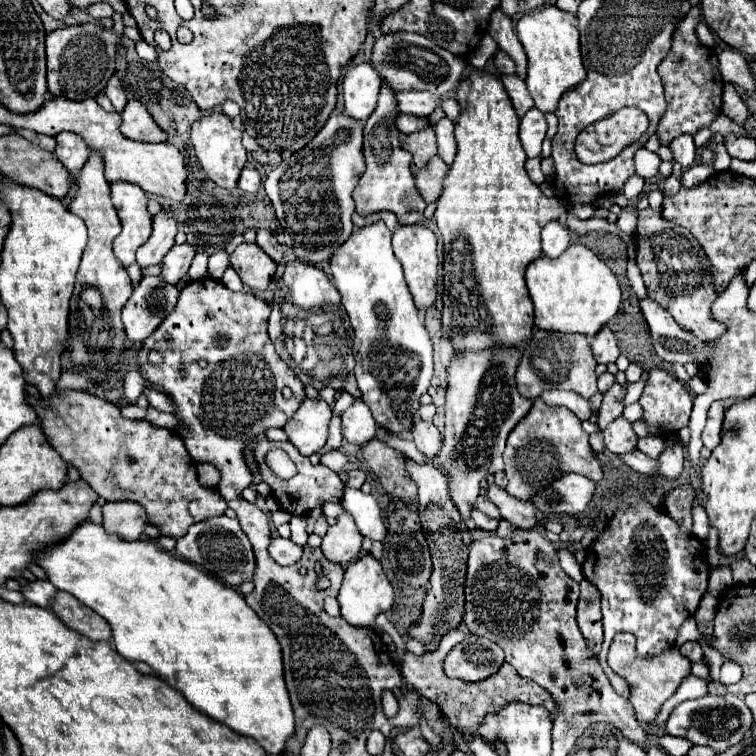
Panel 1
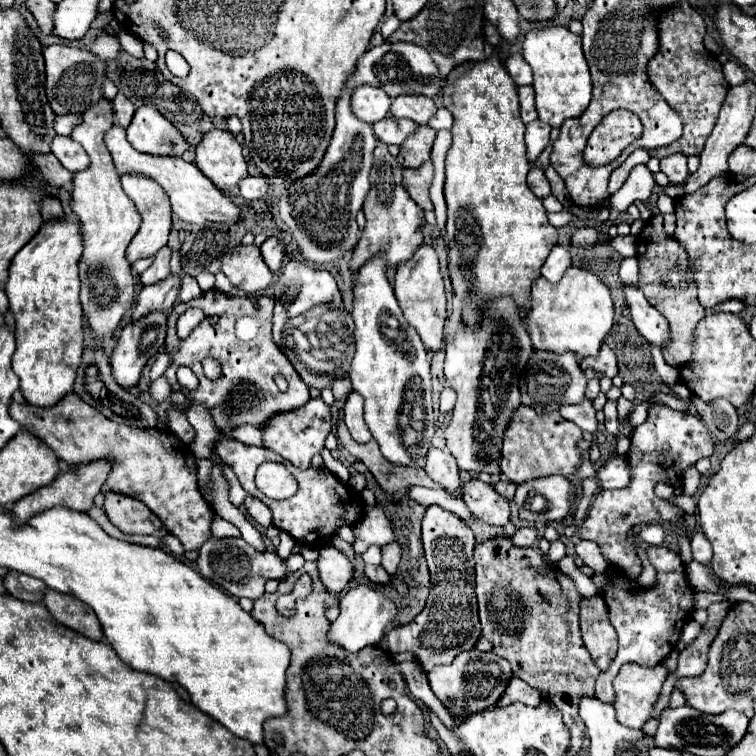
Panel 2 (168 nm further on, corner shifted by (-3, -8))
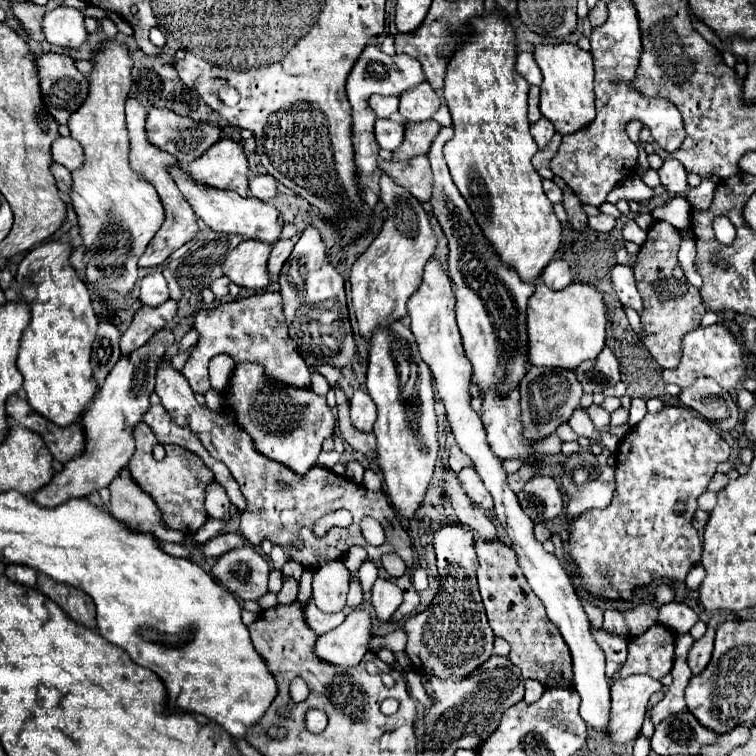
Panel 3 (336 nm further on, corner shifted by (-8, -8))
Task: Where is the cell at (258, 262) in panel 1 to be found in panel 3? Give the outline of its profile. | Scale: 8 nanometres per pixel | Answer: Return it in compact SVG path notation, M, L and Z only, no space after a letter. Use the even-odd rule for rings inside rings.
M243 240L231 250L223 262L223 274L241 288L263 290L269 286L267 258L271 244L259 240Z

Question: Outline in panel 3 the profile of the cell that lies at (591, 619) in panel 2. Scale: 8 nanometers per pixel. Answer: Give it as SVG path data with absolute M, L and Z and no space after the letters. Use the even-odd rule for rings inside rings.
M591 626L591 634L593 634L595 642L601 646L601 650L605 652L607 676L611 676L613 672L619 672L621 664L627 658L627 648L625 648L627 640L625 640L625 636L611 634L605 628L595 628L595 626Z

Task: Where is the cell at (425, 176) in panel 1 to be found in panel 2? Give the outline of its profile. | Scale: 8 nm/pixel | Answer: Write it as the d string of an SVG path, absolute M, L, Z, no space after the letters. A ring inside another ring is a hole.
M424 162L420 168L404 168L404 188L412 196L412 200L422 208L422 210L432 210L432 202L428 196L428 188L432 182L434 166L432 162Z

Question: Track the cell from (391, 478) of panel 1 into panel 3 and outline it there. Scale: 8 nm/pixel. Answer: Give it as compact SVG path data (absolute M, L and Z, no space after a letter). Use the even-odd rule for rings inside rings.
M335 388L335 394L337 394L337 408L339 408L337 424L339 424L339 430L341 430L343 440L345 440L353 450L357 450L357 452L361 452L361 454L365 454L365 456L373 456L373 454L375 454L375 448L377 448L375 436L373 436L373 434L359 432L357 428L351 428L347 396L345 396L343 390L339 390L339 388Z

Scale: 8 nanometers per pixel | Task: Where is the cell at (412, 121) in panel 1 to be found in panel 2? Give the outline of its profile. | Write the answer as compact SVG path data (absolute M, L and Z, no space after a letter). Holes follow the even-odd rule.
M388 116L388 118L380 120L380 122L376 122L372 128L374 128L374 134L376 134L376 138L380 142L400 146L412 132L416 132L418 124L414 124L412 120Z

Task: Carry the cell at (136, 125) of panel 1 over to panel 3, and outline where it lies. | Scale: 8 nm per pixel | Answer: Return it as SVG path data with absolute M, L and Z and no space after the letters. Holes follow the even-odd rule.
M151 108L147 114L147 124L145 124L145 132L147 138L153 146L157 146L159 150L169 152L173 158L177 158L177 162L185 168L189 162L193 162L195 158L199 158L209 146L213 146L219 138L219 126L215 124L201 124L189 118L181 118L175 112L169 112L167 108Z

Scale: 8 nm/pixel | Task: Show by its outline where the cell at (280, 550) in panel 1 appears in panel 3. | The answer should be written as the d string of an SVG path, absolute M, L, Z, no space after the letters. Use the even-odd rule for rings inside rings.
M251 546L229 550L211 568L217 582L243 600L259 600L267 594L269 560Z

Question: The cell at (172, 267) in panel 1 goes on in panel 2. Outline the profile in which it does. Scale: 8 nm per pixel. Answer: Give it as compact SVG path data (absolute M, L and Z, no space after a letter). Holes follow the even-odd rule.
M170 274L164 282L142 288L142 292L138 296L138 304L136 304L130 320L136 322L150 312L170 314L176 298L178 298L178 290L180 290L180 278L174 274Z

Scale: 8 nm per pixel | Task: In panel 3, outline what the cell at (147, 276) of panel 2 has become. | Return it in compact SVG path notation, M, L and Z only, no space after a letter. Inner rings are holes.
M151 272L141 280L141 294L139 300L147 306L157 306L169 300L169 288L167 280L163 278L161 272Z

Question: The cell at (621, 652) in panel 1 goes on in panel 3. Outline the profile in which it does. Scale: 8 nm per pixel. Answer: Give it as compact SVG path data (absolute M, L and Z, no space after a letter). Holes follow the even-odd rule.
M645 674L632 675L611 684L613 722L609 726L609 736L613 742L625 744L639 736L649 698L661 688L663 684L659 680Z

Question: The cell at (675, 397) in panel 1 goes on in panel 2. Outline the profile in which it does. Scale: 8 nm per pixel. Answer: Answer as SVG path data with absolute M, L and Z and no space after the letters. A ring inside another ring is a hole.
M652 406L644 424L636 426L630 436L628 464L632 468L632 480L622 490L606 490L598 492L584 516L582 526L578 526L578 536L582 540L594 540L608 566L624 572L624 576L638 580L642 572L642 562L638 558L638 544L632 528L636 524L652 524L652 522L670 522L676 524L684 516L684 510L674 502L658 498L654 494L654 486L664 482L668 486L682 488L682 476L688 466L698 462L704 456L712 456L714 438L706 430L700 418L688 412L676 412L668 406Z

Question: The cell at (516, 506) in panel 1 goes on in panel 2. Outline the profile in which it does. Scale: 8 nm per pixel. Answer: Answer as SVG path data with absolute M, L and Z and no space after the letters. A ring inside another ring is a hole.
M470 478L462 486L462 500L474 518L484 520L492 526L506 526L510 518L508 500L500 496L492 486L484 484L478 478Z

